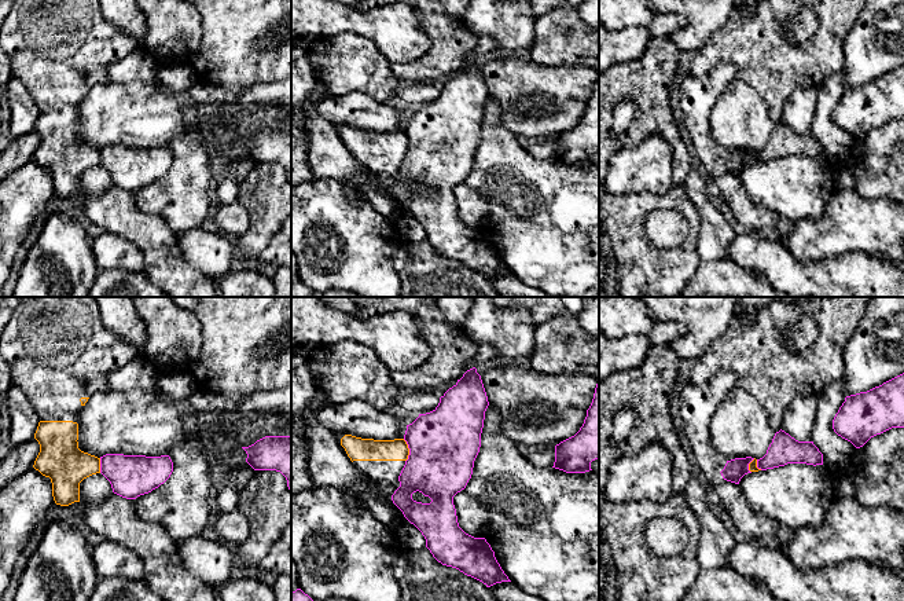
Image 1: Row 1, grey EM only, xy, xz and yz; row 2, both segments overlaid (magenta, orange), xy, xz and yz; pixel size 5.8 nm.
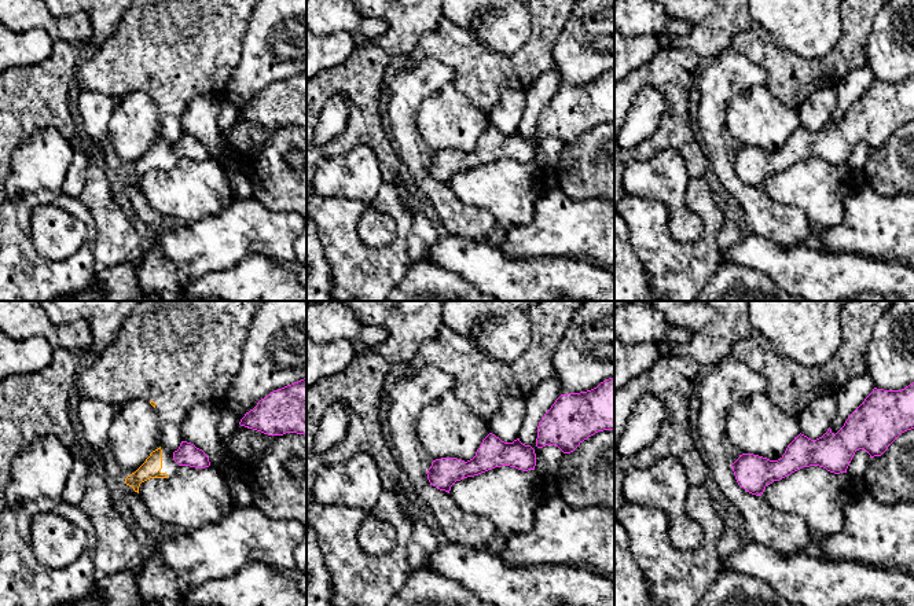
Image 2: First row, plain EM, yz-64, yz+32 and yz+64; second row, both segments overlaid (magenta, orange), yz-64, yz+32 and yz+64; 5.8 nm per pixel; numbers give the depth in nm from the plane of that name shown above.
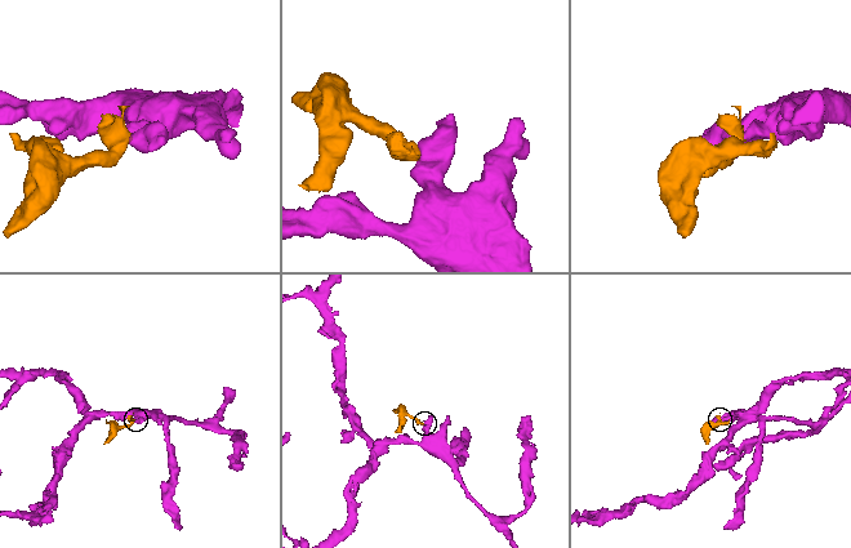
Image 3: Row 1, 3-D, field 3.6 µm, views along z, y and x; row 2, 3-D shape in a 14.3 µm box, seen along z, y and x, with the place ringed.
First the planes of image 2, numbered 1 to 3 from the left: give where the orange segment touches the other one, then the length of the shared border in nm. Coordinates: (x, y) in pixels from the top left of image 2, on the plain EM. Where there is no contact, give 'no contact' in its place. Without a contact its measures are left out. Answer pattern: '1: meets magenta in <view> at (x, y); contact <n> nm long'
1: no contact
2: no contact
3: no contact

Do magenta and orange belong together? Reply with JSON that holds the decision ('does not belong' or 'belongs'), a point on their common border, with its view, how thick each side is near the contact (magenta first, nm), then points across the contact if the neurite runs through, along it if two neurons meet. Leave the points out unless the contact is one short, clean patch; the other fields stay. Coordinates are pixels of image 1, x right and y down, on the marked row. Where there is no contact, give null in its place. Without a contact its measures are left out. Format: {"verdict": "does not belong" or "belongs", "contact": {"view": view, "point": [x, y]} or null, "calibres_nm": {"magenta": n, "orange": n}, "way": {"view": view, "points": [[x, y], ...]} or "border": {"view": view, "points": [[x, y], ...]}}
{"verdict": "does not belong", "contact": {"view": "xz", "point": [410, 450]}, "calibres_nm": {"magenta": 400, "orange": 130}, "border": {"view": "xz", "points": [[403, 439], [408, 447], [408, 458], [405, 461]]}}

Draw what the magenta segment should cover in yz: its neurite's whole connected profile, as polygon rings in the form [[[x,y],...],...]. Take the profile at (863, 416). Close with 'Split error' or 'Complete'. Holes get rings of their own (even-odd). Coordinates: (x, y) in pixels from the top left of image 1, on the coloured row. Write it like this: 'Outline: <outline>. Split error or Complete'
Outline: [[[904,373],[867,392],[846,396],[833,419],[834,432],[856,448],[892,428],[904,428]]]. Complete

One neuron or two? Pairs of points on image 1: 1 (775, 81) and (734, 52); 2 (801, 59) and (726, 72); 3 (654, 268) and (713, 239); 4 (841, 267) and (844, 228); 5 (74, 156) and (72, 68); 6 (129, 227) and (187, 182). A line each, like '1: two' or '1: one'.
1: one
2: two
3: two
4: two
5: one
6: two

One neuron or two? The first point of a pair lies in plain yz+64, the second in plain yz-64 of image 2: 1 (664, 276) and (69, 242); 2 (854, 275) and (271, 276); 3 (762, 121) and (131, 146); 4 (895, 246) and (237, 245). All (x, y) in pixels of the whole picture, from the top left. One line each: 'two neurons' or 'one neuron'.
1: two neurons
2: one neuron
3: one neuron
4: one neuron

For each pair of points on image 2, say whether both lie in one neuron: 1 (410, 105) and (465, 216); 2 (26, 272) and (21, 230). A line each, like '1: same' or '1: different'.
1: same
2: same

